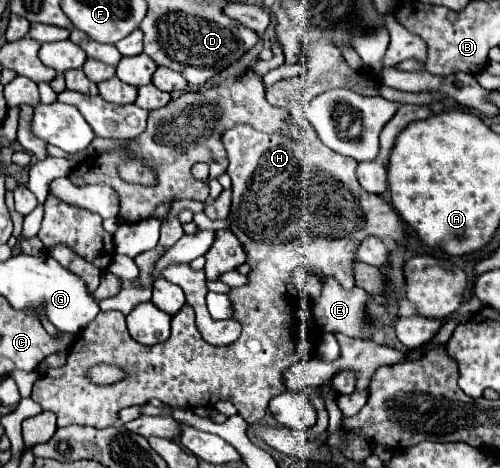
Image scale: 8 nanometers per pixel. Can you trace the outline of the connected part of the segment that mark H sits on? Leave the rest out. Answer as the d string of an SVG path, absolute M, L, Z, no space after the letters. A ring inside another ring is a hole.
M286 78L276 82L266 90L266 100L272 106L284 108L290 114L290 120L298 124L304 132L302 140L294 140L292 136L278 136L278 134L264 134L250 126L238 126L232 130L226 130L222 136L222 144L228 152L230 166L228 176L232 178L232 208L230 208L230 228L242 242L248 258L250 258L250 274L248 284L240 286L240 292L244 294L256 294L248 298L240 298L240 324L242 334L240 338L222 348L214 348L212 344L206 344L196 330L194 324L194 308L184 304L180 312L172 318L172 334L166 342L158 346L142 346L138 344L124 322L124 314L114 312L100 312L92 324L88 324L76 338L72 350L68 352L68 362L58 370L48 370L42 374L34 384L34 402L42 406L42 410L50 410L58 416L58 426L94 426L94 428L110 428L118 424L118 412L126 406L134 404L146 404L150 398L158 398L164 404L178 406L178 408L214 408L220 400L230 400L238 414L244 416L248 424L258 424L268 408L268 402L284 392L284 372L302 360L302 356L296 352L296 314L290 300L290 290L296 288L294 282L294 270L304 266L304 270L312 270L312 274L318 274L318 278L328 280L334 278L340 282L342 288L352 290L354 276L352 276L352 262L356 260L358 244L366 236L378 236L378 238L392 238L396 244L404 244L404 228L390 204L386 204L380 196L368 194L362 190L362 186L356 180L356 160L346 158L328 146L324 146L312 124L302 116L296 96L296 86L300 78ZM96 364L112 364L118 366L122 372L126 372L126 378L114 384L98 386L92 384L88 378L88 372Z

